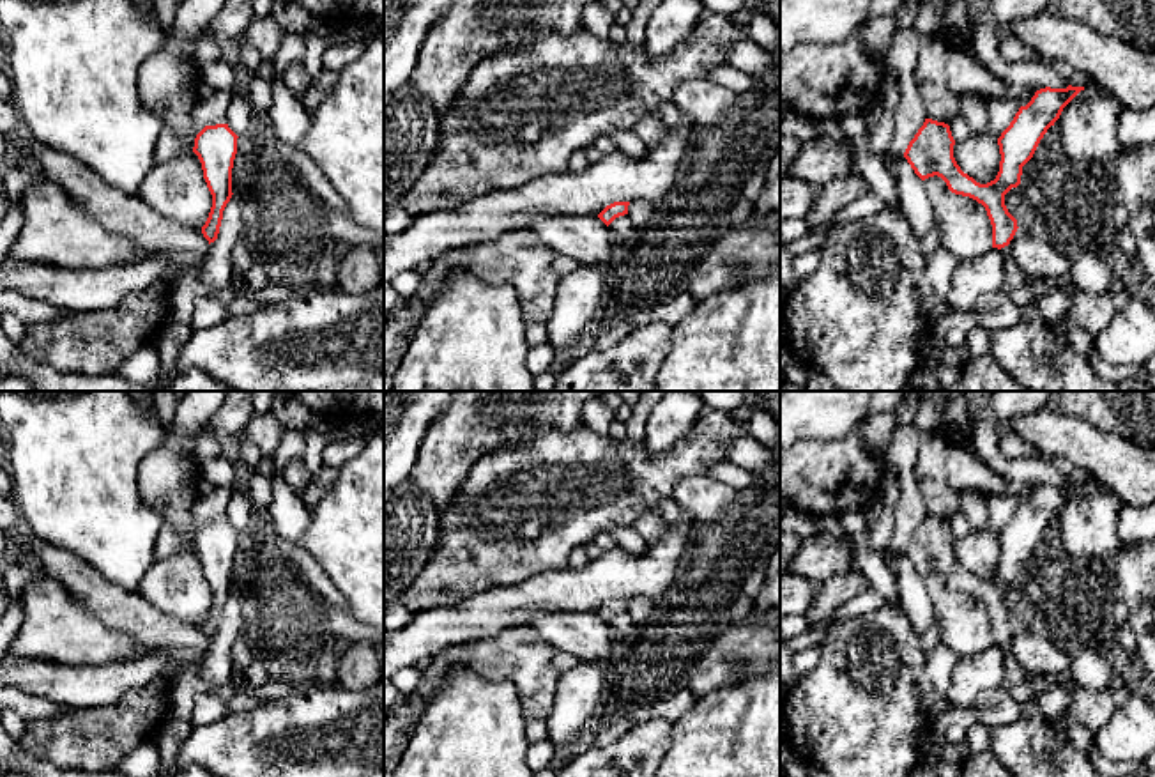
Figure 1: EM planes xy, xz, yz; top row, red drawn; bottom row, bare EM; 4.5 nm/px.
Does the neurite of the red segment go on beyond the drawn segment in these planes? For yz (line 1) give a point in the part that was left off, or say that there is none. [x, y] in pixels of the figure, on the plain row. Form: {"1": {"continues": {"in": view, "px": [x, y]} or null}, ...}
{"1": {"continues": null}}

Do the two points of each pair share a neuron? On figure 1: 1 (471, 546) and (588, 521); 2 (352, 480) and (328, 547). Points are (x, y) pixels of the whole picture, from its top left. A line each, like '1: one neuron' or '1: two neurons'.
1: one neuron
2: one neuron

